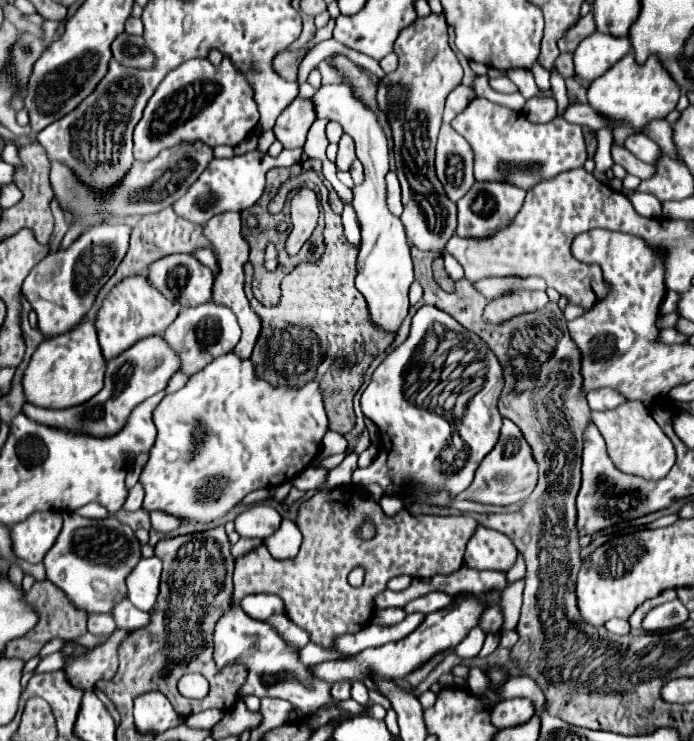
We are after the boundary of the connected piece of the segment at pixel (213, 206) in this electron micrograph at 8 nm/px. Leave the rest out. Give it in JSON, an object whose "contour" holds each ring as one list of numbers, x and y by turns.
{"contour":[[303,148,284,149,274,158,268,152,252,150,242,156,232,156,226,160,214,158,208,164,208,168,204,170,204,174,190,186,190,190,172,208,176,210,178,216,192,220,196,224,206,224,212,216,228,212,228,210,234,210,234,212,248,210,250,206,254,206,260,200,260,196,264,192,266,172,272,168,286,168,286,166,298,164,302,152,304,152]]}

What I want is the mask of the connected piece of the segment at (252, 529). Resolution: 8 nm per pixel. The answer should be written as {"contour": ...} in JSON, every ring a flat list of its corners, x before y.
{"contour":[[254,504,236,518,236,532,246,538,266,538,280,528,282,516,274,506]]}

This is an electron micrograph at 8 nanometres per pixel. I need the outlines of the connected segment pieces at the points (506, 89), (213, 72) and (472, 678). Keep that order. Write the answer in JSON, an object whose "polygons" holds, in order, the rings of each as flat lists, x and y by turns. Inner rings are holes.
{"polygons":[[[507,76,490,79,489,84,492,89,504,94,512,94,514,92,518,92,517,86]],[[228,58,216,68,208,60,188,60,172,70,148,100,142,120,134,128,134,158,152,160,160,150,180,142,202,140,208,146,238,146,258,124,252,88]],[[472,666,470,670,468,670,468,678,466,678,466,682,468,682,468,688,472,690,472,692,480,692,480,694,486,694,488,692,488,680,486,680,486,676,484,676,484,672,480,670,480,668,476,668,476,666]]]}

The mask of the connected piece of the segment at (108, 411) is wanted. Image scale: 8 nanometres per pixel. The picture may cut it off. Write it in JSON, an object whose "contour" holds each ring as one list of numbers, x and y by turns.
{"contour":[[158,334,148,336,138,340,120,356,108,360,104,388,90,402,76,408,66,408,66,410,46,410,46,408,36,408,32,404,26,404,24,412,32,420,42,422,46,426,60,426,74,432,88,432,94,436,112,436,126,424,132,408,136,408,148,396,164,390,172,374,178,370,180,370,180,358,170,348,170,344,166,344,166,340]]}

